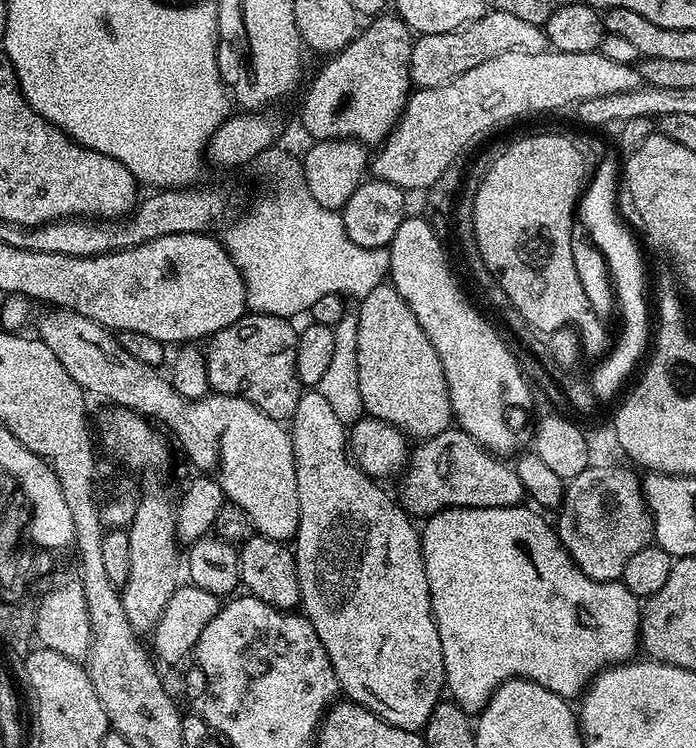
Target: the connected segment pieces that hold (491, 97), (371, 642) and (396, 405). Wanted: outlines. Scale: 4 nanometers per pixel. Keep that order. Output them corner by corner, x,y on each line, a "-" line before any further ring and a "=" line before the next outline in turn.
545,50
538,54
507,52
498,54
466,74
458,74
450,82
437,88
416,88
409,95
402,110
400,120
392,127
392,133
379,145
380,152
371,157
370,172
377,180
385,180
394,186
411,190
427,190
442,178
450,162
461,159
464,151
471,146
472,140
487,134
491,128
504,124
507,120
516,120
519,116
532,116
535,112
556,112
559,108
575,106
590,98
603,98
605,94
626,94
641,87
640,73
631,64
613,62
601,52
586,54
566,54
555,50
=
319,390
301,391
298,406
290,418
290,433
292,435
294,466
297,468
298,482
298,518
297,532
294,537
294,551
296,553
296,569
298,570
298,586
300,587
300,602
303,615
318,630
318,638
322,638
322,646
330,654
330,662
334,666
334,674
340,683
341,693
351,703
361,704
363,708
371,710
375,716
380,716
386,723
404,728
407,732
423,729
431,712
437,703
442,700
445,691
444,659
442,658
442,642
438,638
438,626
432,613
432,599
430,586
426,578
424,555
420,549
420,532
414,525
413,517
404,511
399,503
392,501
392,496
384,488
379,488
373,477
367,476
360,469
360,465
350,455
350,436
346,426
334,414
330,402
322,398
=
385,282
367,292
359,304
360,313
355,314
354,320
358,324
358,390
362,393
365,413
400,429
412,438
442,434
447,428
453,427
450,394
446,386
446,374
438,358
438,350
430,346
426,330
418,326
418,318
414,318
402,294
398,294
398,290
392,287
391,283

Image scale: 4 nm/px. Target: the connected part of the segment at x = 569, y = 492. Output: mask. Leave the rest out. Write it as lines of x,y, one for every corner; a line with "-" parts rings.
590,464
567,481
557,515
557,536
576,567
595,581
619,581
626,562
655,539
643,485
635,484
631,472
620,466

